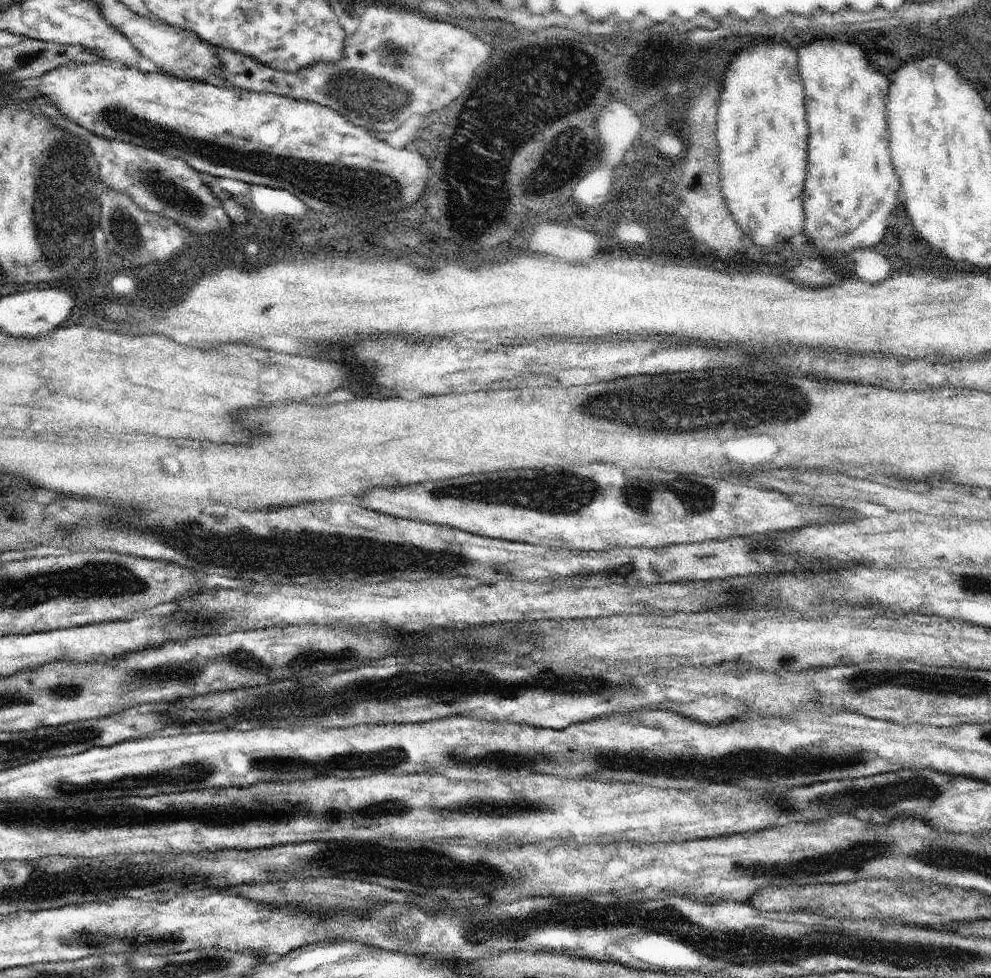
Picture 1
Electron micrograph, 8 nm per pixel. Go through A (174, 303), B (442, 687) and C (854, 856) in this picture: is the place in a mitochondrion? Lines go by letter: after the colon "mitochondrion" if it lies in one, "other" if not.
A: other
B: mitochondrion
C: mitochondrion

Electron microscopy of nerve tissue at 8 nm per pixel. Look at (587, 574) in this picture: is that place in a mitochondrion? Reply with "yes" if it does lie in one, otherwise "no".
yes

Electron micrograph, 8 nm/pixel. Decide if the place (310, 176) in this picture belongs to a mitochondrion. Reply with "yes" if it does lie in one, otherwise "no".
yes

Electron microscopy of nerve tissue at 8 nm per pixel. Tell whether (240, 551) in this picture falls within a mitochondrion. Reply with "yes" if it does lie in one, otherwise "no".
yes

